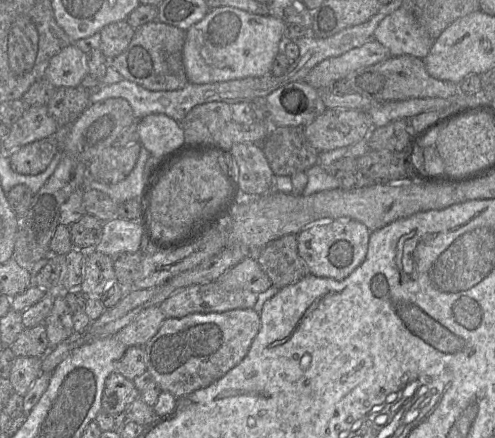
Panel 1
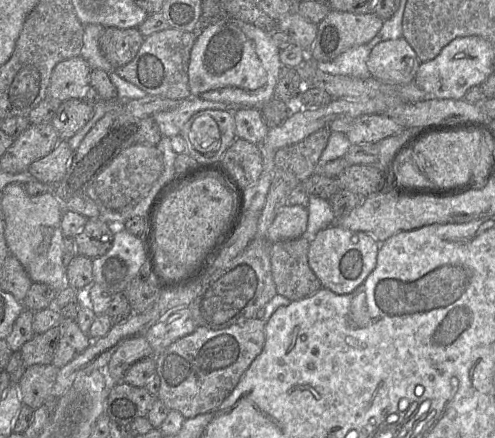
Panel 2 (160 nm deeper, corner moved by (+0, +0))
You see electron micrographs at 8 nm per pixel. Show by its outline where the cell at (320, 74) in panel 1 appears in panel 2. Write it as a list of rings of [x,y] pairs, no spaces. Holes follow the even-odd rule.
[[[400,37],[378,43],[371,51],[367,67],[372,77],[389,85],[405,85],[415,80],[422,62],[410,44]]]

